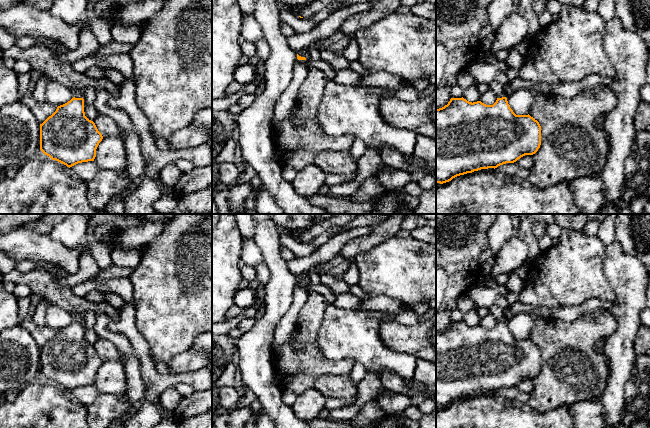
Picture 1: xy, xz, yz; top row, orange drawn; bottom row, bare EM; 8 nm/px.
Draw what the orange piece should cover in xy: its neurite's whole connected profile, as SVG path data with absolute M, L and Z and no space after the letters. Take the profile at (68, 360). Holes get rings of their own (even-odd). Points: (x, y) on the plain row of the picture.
M73 321L40 348L40 374L67 391L94 385L103 360L85 340L84 323Z

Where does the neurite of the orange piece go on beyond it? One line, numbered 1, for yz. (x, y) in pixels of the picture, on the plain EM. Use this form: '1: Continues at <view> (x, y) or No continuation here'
1: No continuation here

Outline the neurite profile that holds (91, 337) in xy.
M84 326L84 336L85 336L85 340L93 346L99 340L99 337L95 333L95 331L93 329L89 329L85 326Z

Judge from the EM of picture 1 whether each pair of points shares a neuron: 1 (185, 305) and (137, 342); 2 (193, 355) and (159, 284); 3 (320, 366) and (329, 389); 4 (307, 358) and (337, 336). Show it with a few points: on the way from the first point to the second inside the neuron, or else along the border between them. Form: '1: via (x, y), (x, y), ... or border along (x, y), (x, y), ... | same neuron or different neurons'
1: border along (134, 315), (134, 324), (148, 345), (152, 359) | different neurons
2: border along (189, 348), (176, 354), (169, 362) | different neurons
3: border along (348, 375), (322, 375), (313, 387) | different neurons
4: border along (319, 326), (318, 349), (326, 357), (339, 360) | different neurons

